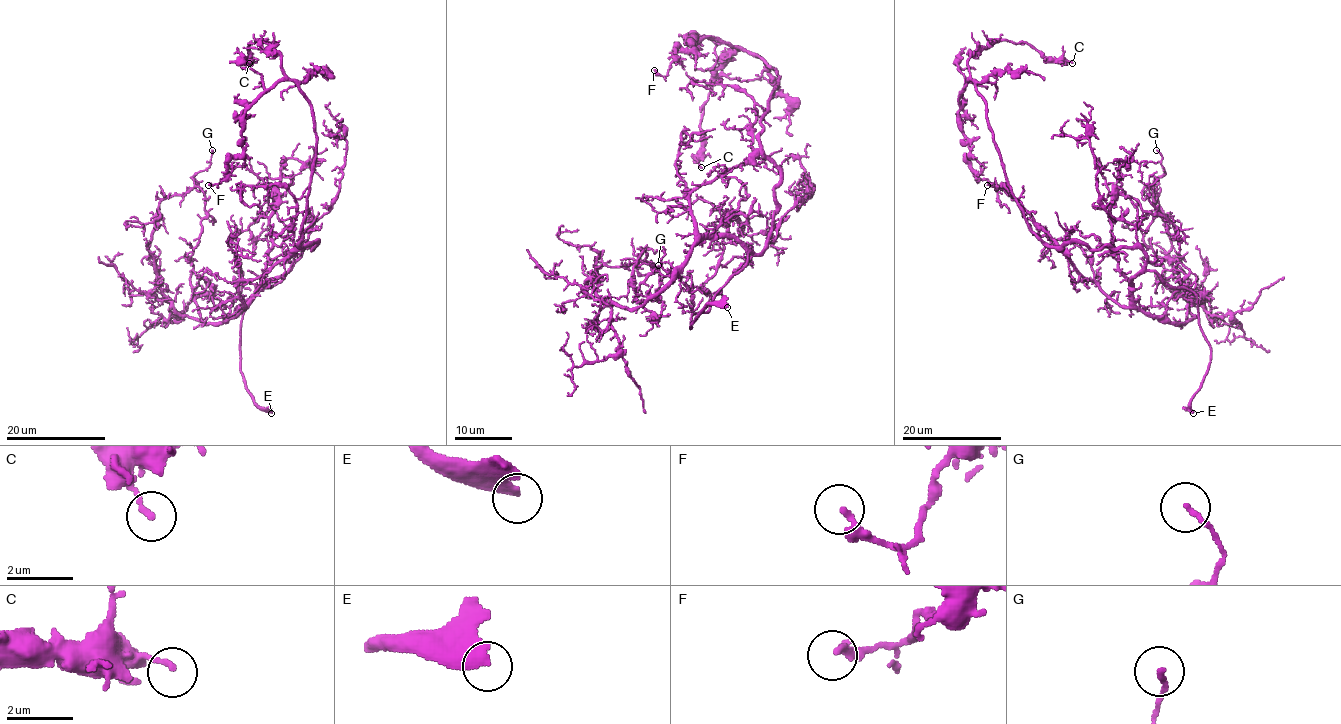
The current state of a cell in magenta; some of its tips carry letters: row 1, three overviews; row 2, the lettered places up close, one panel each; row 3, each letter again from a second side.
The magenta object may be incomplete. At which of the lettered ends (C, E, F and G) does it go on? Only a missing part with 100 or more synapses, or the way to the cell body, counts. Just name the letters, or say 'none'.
E

